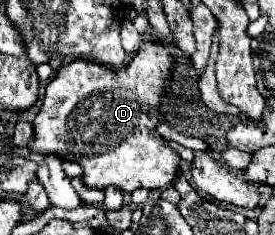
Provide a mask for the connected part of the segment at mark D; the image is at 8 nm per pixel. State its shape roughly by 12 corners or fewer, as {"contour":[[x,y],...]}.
{"contour":[[143,43],[45,89],[29,149],[91,189],[163,189],[181,157],[155,129],[175,59]]}

